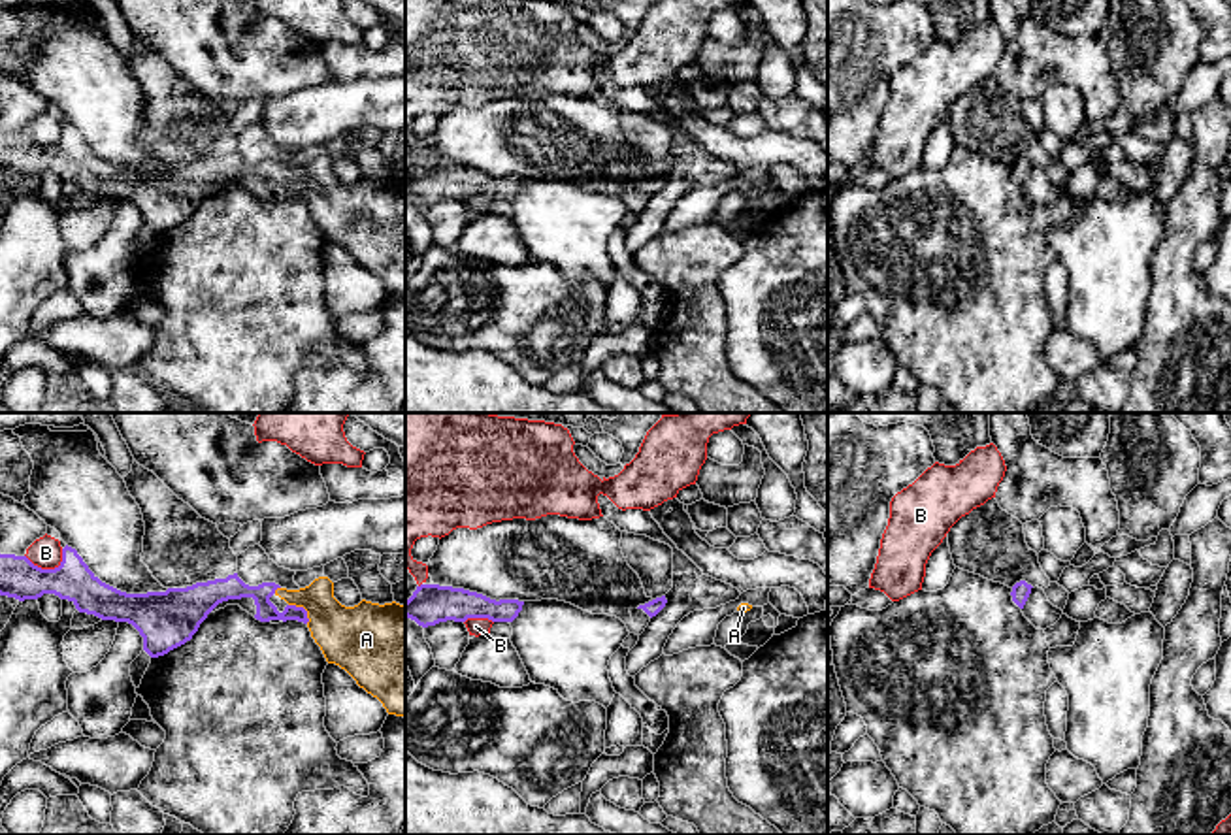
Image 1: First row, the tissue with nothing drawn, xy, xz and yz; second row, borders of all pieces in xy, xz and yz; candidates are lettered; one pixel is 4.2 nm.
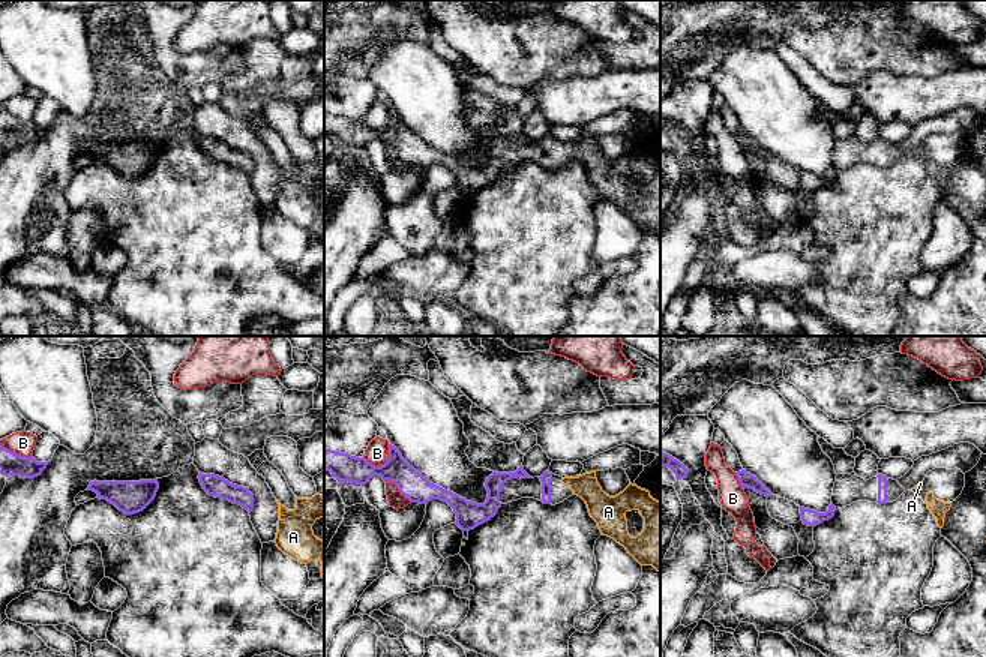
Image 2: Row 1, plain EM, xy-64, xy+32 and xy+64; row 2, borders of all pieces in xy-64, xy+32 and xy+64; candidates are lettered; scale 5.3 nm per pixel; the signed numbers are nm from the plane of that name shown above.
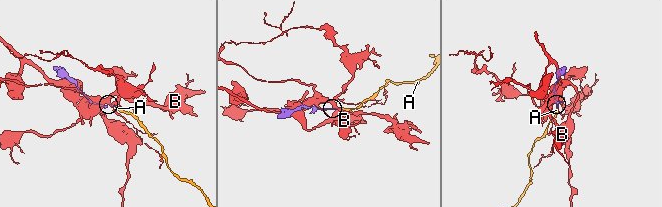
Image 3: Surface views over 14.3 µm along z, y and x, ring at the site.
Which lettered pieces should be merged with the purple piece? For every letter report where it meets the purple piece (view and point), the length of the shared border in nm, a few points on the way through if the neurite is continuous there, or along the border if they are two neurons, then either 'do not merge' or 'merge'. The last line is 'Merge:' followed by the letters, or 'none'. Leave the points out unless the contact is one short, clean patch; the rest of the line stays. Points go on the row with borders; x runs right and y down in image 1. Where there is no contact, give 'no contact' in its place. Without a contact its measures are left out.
A: meets purple in xy at (302, 607); contact 120 nm long; runs through xy (266, 611), (287, 615), (302, 607), (315, 607), (351, 638); merge
B: meets purple in xy at (49, 570); contact 170 nm long; do not merge
Merge: A

